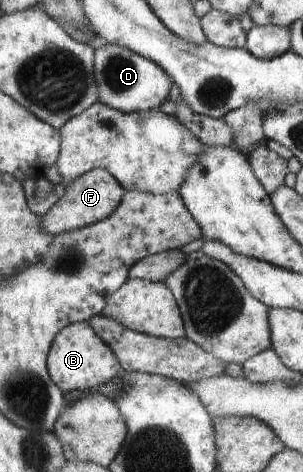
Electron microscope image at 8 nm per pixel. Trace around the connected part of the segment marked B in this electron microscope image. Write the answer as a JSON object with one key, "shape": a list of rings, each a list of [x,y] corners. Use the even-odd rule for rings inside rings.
{"shape":[[[89,320],[73,323],[56,336],[49,351],[48,367],[54,383],[66,394],[96,390],[124,371],[114,350],[94,331]]]}

